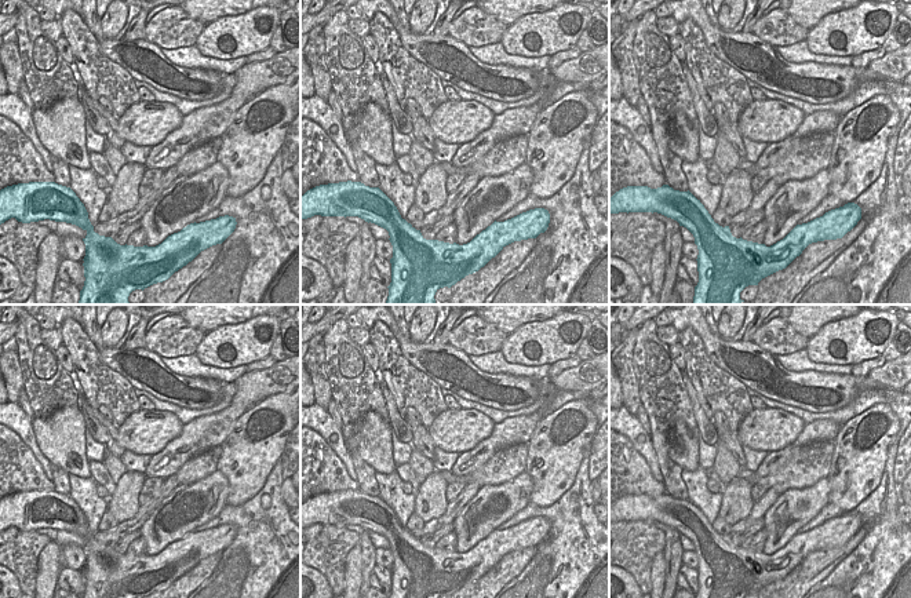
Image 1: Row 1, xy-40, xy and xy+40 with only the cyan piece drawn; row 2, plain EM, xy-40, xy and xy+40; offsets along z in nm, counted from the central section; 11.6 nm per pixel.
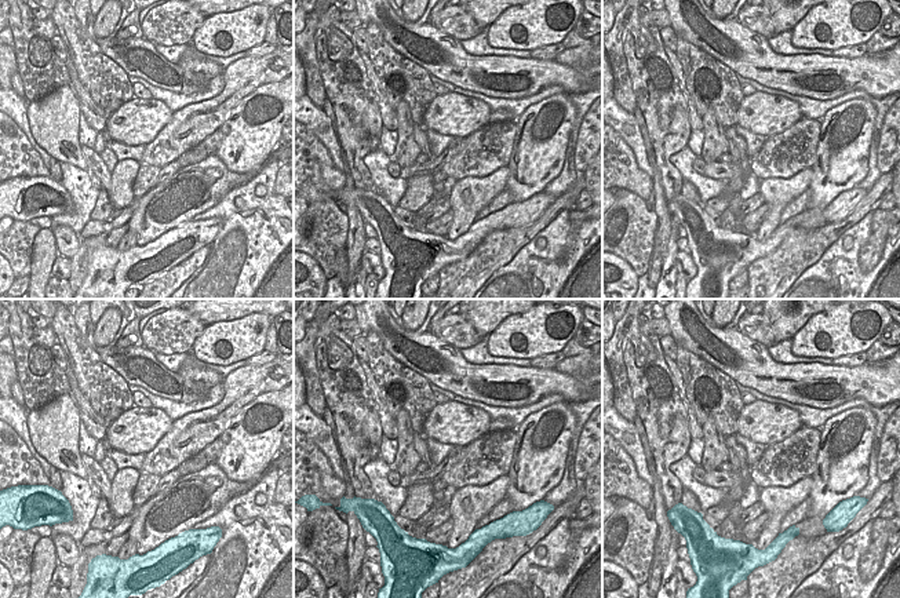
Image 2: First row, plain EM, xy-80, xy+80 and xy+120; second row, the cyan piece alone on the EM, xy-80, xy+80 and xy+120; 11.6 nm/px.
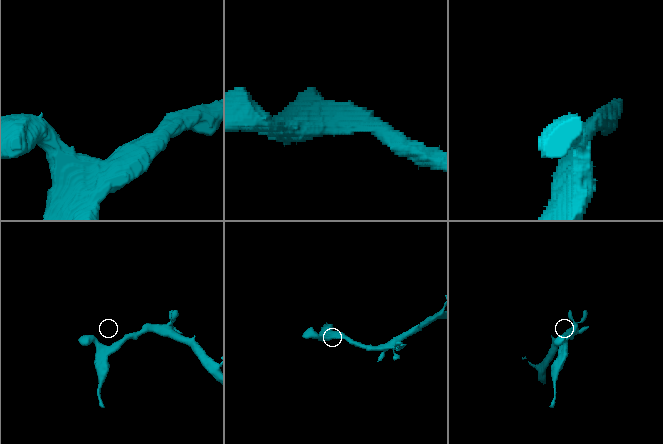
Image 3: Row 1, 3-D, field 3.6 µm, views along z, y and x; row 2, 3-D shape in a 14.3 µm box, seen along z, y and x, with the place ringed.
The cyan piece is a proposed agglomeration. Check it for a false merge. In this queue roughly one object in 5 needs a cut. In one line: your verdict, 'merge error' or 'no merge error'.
no merge error

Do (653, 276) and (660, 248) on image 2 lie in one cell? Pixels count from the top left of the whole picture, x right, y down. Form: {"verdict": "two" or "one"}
{"verdict": "two"}

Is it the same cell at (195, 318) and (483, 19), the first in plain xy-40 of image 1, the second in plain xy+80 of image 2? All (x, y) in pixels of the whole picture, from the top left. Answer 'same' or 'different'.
same

